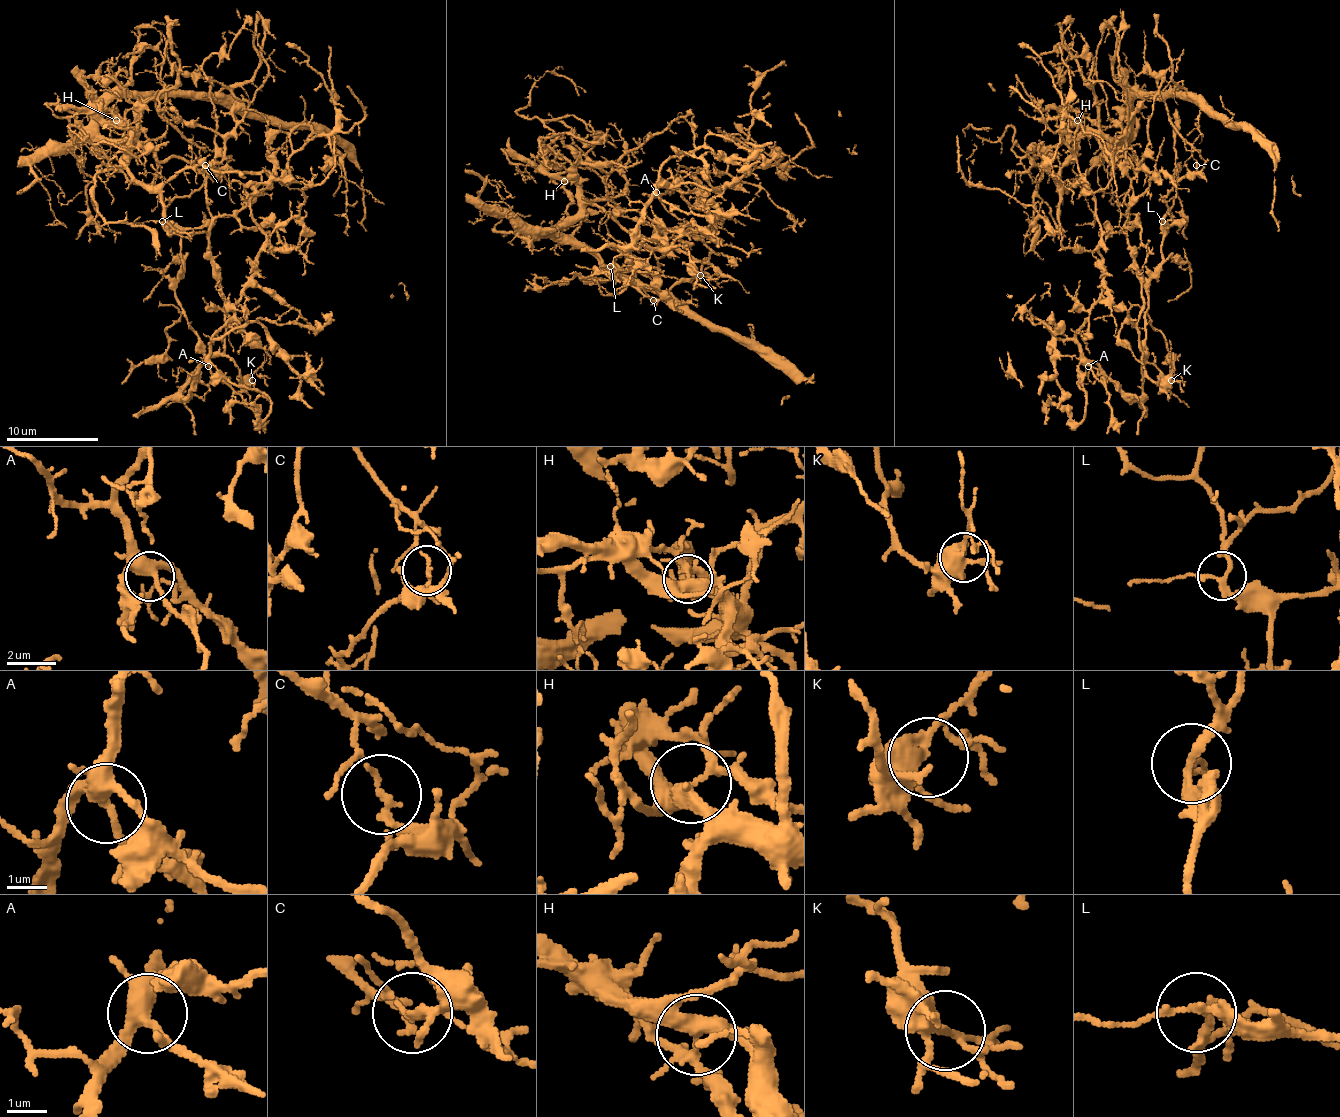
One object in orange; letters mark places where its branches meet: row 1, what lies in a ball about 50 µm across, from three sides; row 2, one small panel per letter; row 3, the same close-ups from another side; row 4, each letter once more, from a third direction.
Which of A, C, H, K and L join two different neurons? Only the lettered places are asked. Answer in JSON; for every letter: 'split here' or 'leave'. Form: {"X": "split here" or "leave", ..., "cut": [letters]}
{"A": "leave", "C": "split here", "H": "split here", "K": "leave", "L": "leave", "cut": ["C", "H"]}

